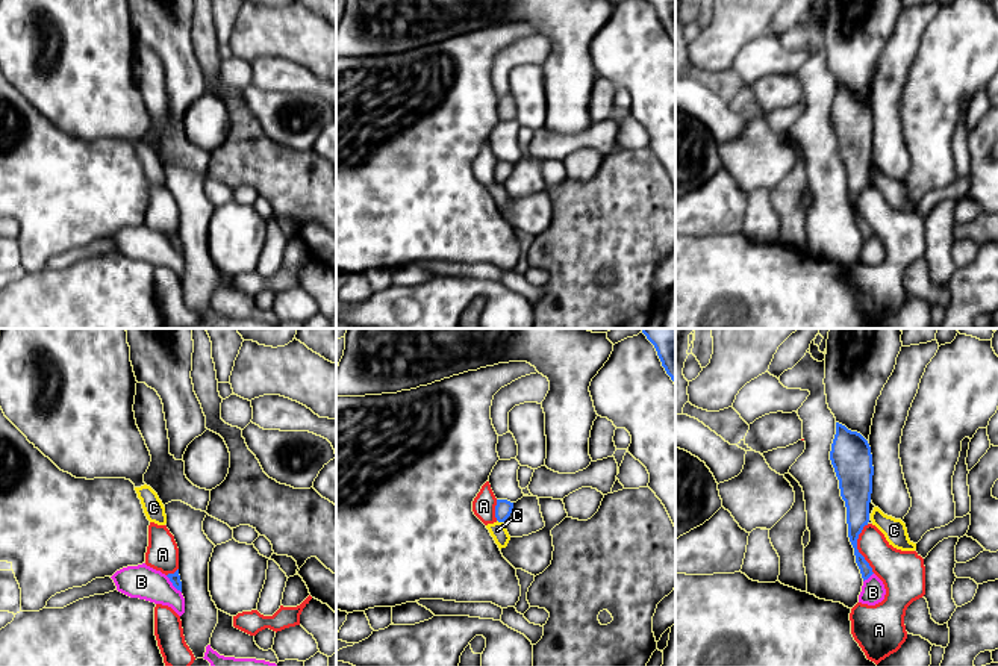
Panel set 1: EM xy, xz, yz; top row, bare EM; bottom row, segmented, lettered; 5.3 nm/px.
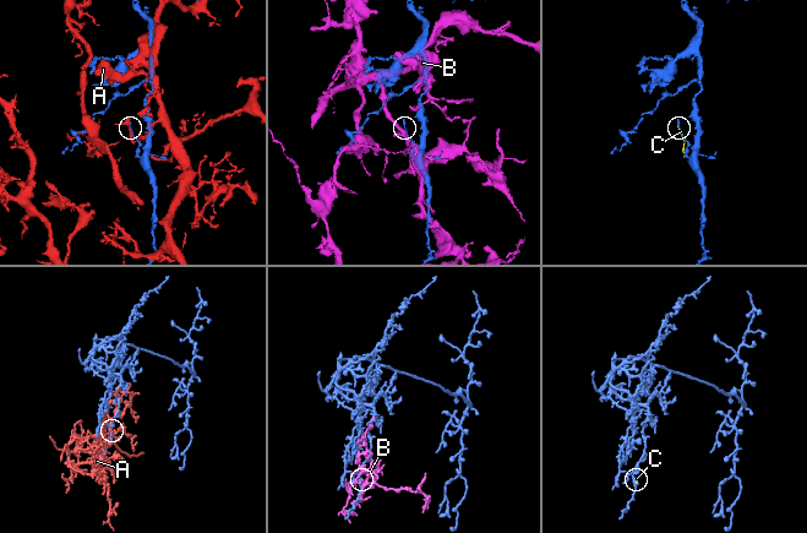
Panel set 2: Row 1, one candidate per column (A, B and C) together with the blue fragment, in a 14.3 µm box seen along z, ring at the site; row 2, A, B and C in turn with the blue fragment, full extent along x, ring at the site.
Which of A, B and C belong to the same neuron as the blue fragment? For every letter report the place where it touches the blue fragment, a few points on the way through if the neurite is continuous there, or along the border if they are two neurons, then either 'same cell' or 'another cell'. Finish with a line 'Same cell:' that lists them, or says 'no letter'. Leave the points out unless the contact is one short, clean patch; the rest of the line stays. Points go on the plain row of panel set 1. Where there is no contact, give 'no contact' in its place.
A: meets blue in yz at (856, 209); another cell
B: meets blue in xy at (173, 245); another cell
C: meets blue in xz at (500, 182); border along xz (497, 180), (502, 183); another cell
Same cell: no letter

